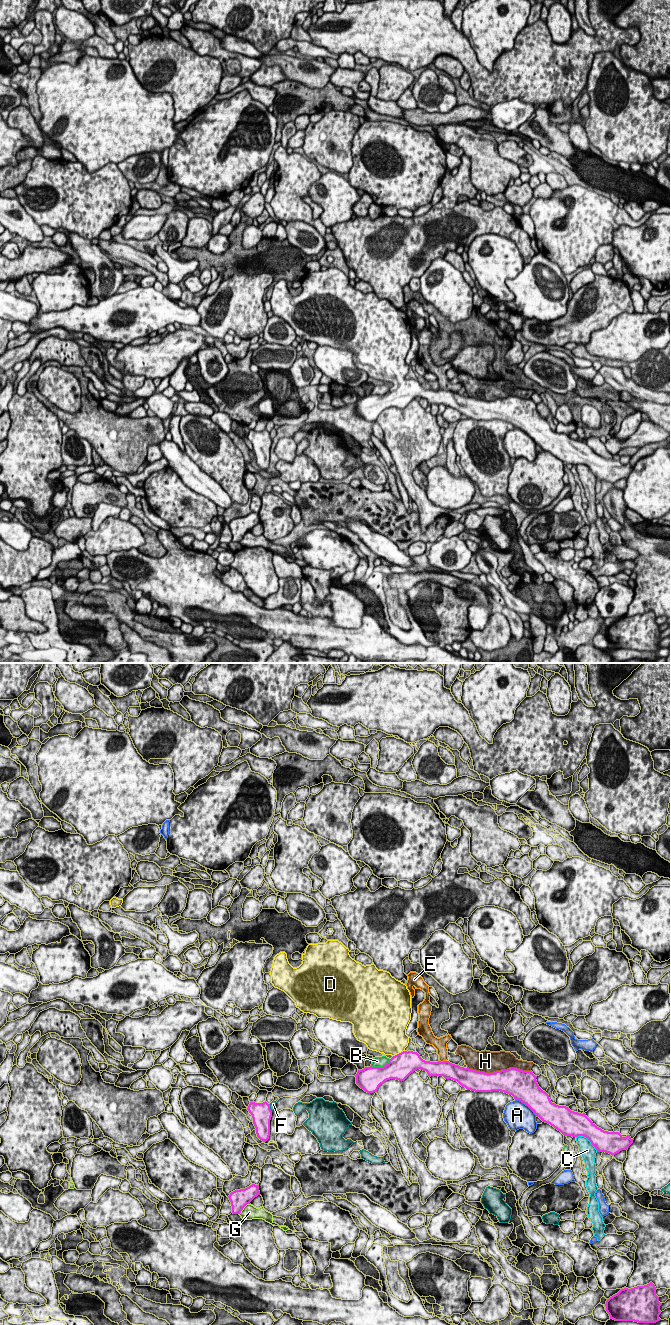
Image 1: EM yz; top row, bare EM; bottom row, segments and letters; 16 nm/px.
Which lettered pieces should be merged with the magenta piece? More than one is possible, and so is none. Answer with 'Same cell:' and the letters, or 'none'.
Same cell: D

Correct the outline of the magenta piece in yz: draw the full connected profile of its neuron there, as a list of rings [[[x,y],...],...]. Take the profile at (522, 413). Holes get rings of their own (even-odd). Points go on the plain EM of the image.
[[[328,268],[326,271],[309,272],[302,282],[302,292],[293,296],[287,287],[285,280],[280,280],[274,285],[272,296],[270,299],[271,311],[275,316],[284,319],[294,330],[297,336],[304,341],[316,343],[318,346],[330,346],[341,350],[350,350],[353,352],[353,361],[358,369],[367,373],[368,377],[384,381],[385,383],[392,383],[389,391],[383,395],[365,395],[358,398],[356,405],[356,412],[367,421],[377,420],[379,414],[385,409],[396,407],[404,409],[411,401],[417,397],[426,399],[428,404],[443,404],[445,407],[452,407],[457,409],[462,415],[467,418],[475,420],[492,420],[500,419],[512,423],[515,428],[519,428],[527,433],[534,442],[543,450],[550,452],[555,457],[560,459],[564,464],[584,464],[595,475],[597,480],[609,481],[612,484],[622,478],[628,478],[633,471],[630,463],[623,465],[619,460],[608,460],[597,455],[585,441],[571,439],[566,434],[559,434],[552,431],[549,423],[543,419],[538,411],[537,404],[532,399],[523,399],[517,396],[509,396],[507,398],[496,399],[493,401],[485,401],[469,396],[460,395],[450,391],[449,389],[430,390],[423,388],[417,380],[406,379],[409,366],[406,363],[407,354],[411,348],[411,323],[407,314],[401,309],[396,308],[387,299],[378,298],[376,294],[362,293],[356,290],[349,283],[349,277],[346,276],[338,268]]]

